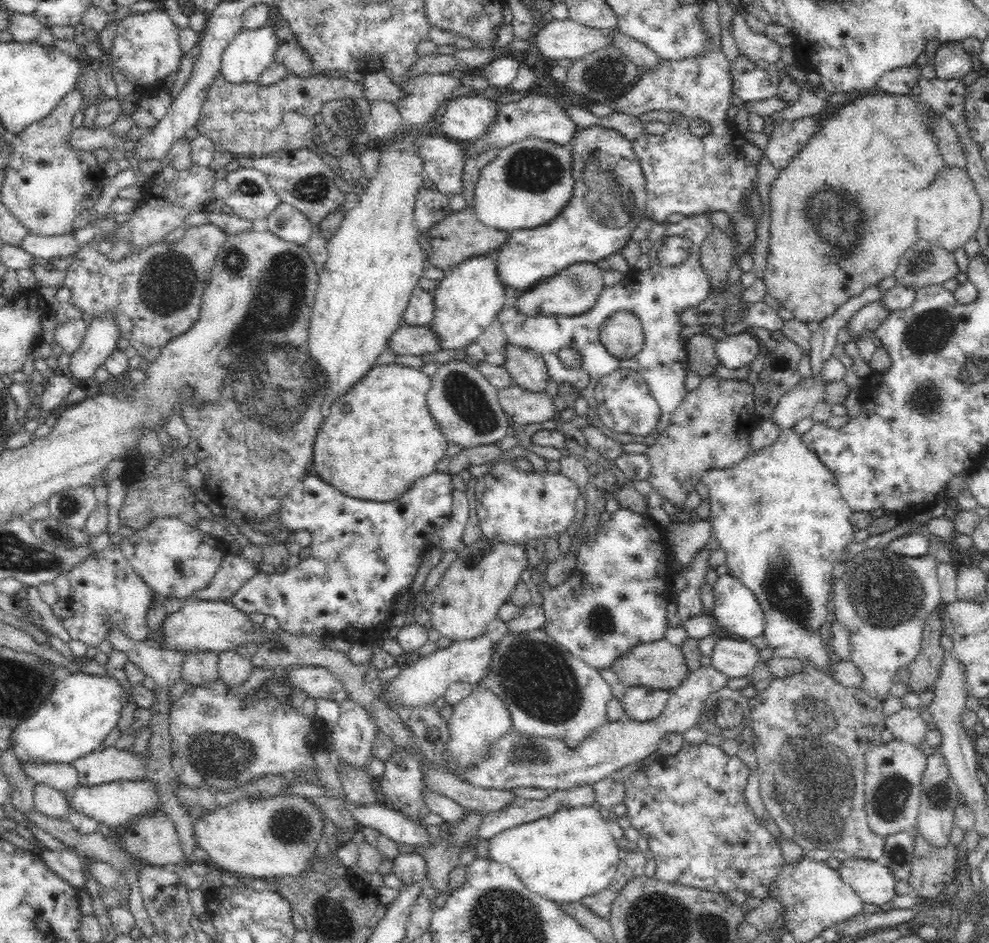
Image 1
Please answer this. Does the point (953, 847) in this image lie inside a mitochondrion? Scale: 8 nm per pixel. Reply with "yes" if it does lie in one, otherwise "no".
no

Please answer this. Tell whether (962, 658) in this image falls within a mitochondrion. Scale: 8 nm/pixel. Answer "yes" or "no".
no

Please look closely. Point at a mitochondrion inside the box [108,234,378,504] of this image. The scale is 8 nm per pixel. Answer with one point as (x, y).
(283, 387)

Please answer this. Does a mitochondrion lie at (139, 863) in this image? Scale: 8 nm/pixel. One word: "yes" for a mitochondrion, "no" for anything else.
no

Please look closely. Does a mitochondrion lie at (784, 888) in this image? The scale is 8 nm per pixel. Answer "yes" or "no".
yes

